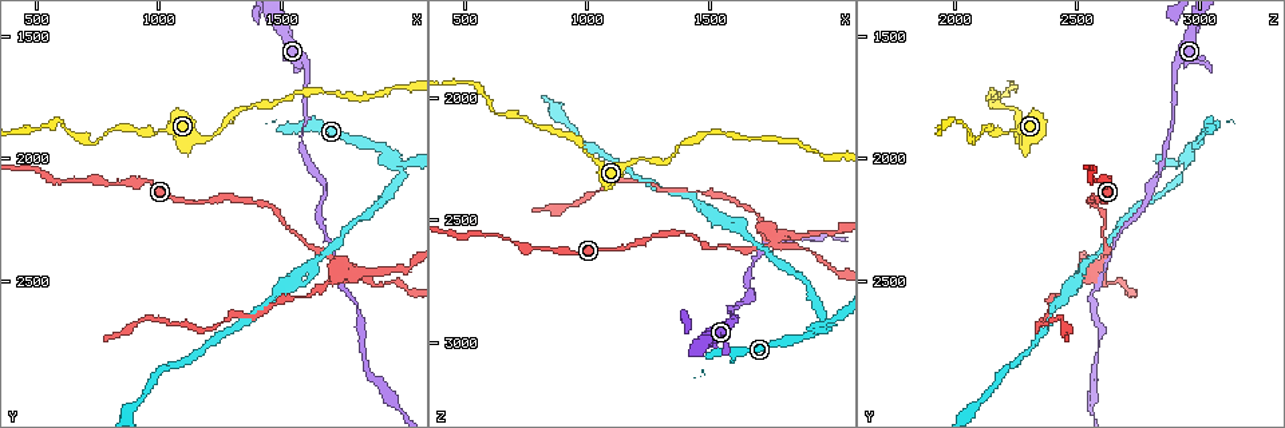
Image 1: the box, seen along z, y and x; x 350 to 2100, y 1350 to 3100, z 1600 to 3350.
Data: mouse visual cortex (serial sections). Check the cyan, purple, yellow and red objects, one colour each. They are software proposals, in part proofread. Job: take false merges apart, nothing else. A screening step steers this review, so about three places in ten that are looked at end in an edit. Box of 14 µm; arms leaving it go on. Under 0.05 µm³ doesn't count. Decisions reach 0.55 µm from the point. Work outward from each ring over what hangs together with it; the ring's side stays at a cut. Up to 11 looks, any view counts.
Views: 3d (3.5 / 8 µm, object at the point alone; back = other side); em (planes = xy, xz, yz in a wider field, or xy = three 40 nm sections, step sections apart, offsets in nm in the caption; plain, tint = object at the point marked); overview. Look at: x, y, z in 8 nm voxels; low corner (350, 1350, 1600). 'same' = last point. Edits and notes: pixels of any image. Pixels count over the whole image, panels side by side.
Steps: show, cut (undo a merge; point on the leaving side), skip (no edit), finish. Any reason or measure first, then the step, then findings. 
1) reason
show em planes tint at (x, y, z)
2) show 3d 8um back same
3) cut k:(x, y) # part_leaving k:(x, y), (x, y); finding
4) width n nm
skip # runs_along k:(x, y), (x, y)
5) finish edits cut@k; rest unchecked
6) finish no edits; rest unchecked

calibre changes
show 3d 8um at (1610, 1660, 2900)

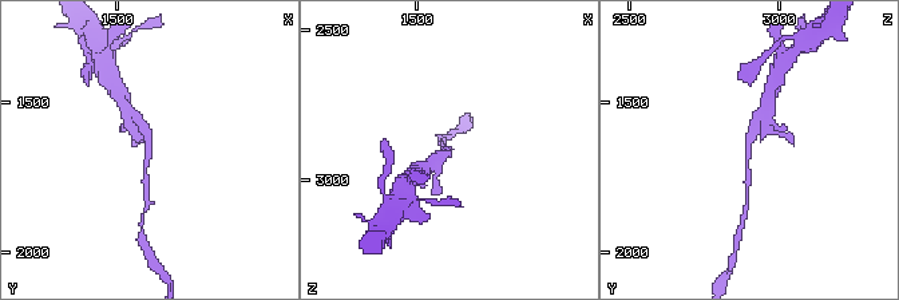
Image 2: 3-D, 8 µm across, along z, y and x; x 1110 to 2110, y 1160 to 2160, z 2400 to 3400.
closer look
show 3d 3.5um at (1600, 1670, 2910)

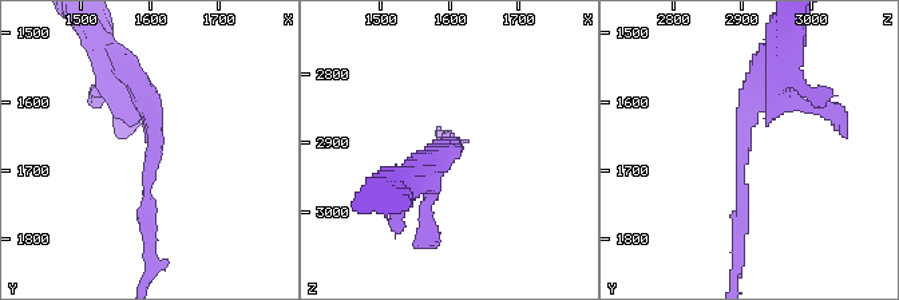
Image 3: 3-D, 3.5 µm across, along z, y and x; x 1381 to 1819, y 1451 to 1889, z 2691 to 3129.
cut 3:(146, 237) # part_leaving 3:(154, 142), (146, 188), (150, 273); two cells meet here

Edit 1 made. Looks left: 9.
redraw
show overview

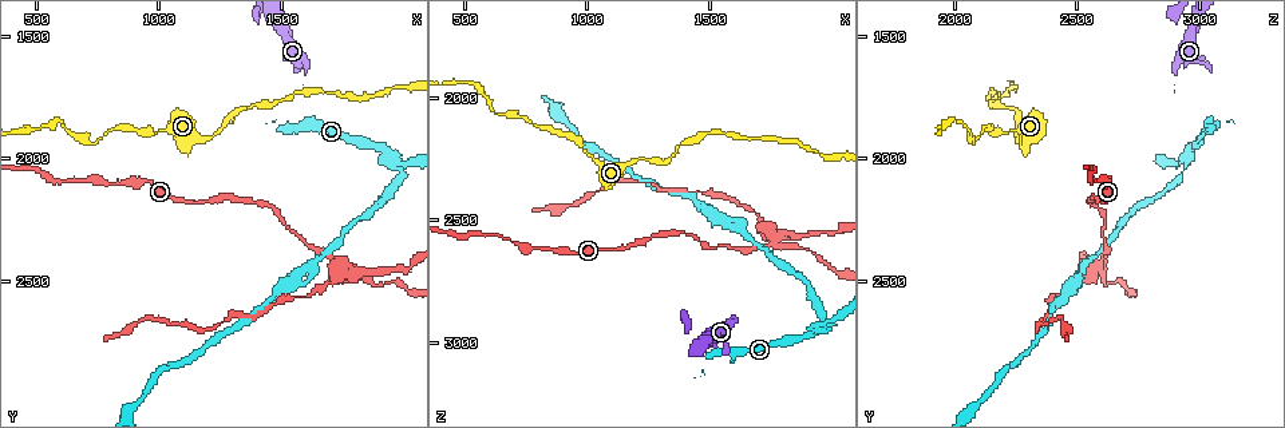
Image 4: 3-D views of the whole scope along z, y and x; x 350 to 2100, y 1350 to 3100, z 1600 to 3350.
show 3d 3.5um at (1760, 2460, 2560)

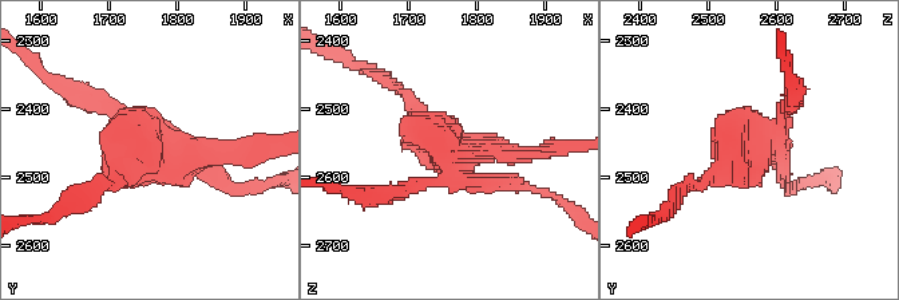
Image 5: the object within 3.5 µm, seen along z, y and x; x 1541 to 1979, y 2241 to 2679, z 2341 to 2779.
show em xy step 2 tint at (1755, 2460, 2555)

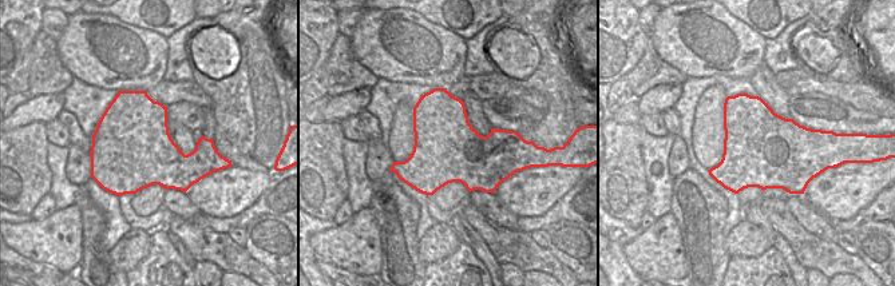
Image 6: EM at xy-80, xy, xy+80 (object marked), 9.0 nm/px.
cut it another way
show em xy step 3 tint same

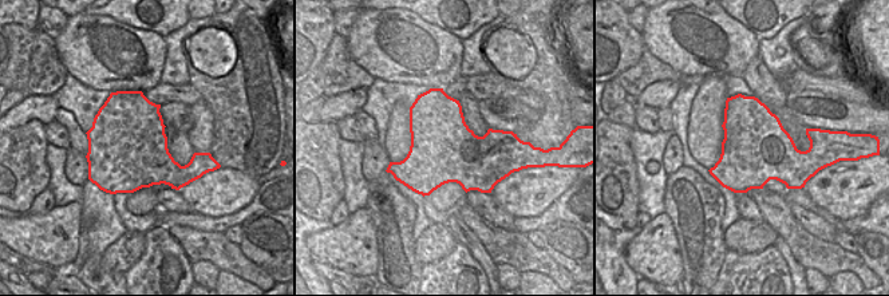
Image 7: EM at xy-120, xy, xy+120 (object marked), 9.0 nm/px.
width 600 nm
cut 5:(158, 173) # part_leaving 5:(147, 131), (90, 189); a second cell is stuck on

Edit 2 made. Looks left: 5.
redraw
show overview

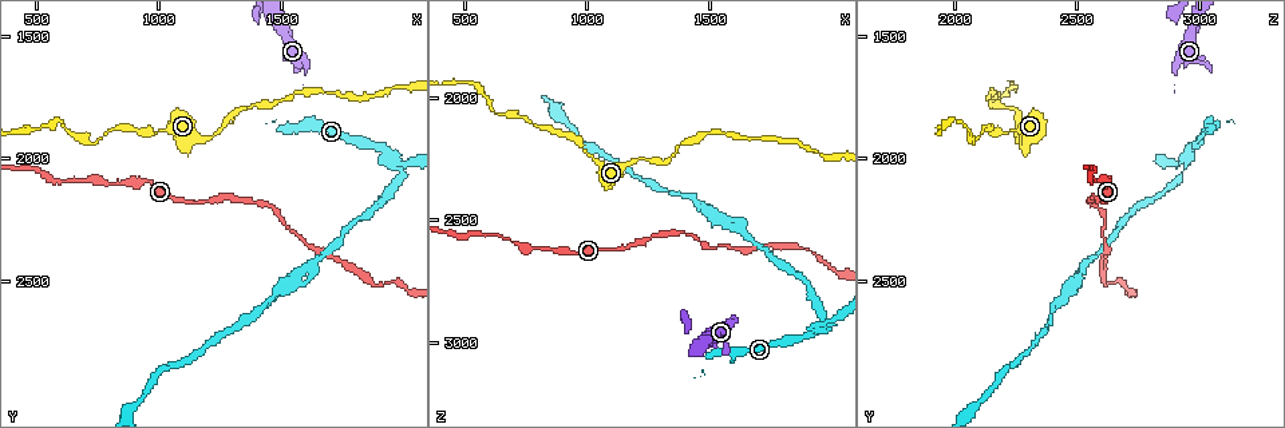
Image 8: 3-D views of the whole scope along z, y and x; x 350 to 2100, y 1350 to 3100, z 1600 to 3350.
calibre changes
show 3d 8um at (1220, 1930, 2260)

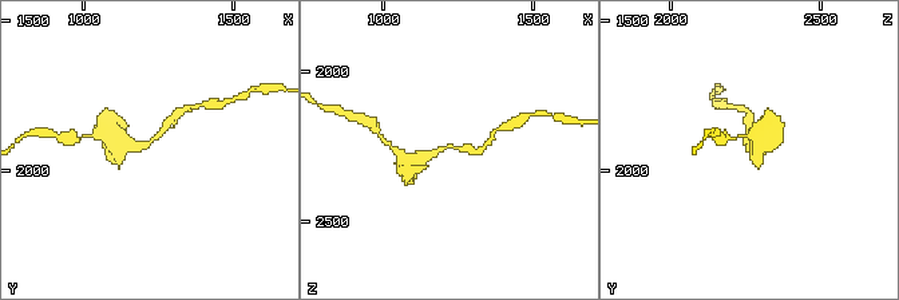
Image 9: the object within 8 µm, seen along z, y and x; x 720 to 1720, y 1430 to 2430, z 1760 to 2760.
arm_widths 150, 450 nm; now the EM
show em xy step 3 tint at (1210, 1910, 2260)

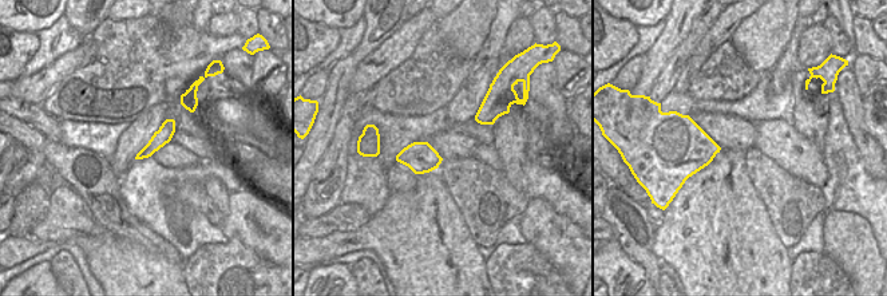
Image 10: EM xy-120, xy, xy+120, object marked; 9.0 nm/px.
skip # one cell here

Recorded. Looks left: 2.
branch point
show 3d 8um at (1960, 2010, 2960)

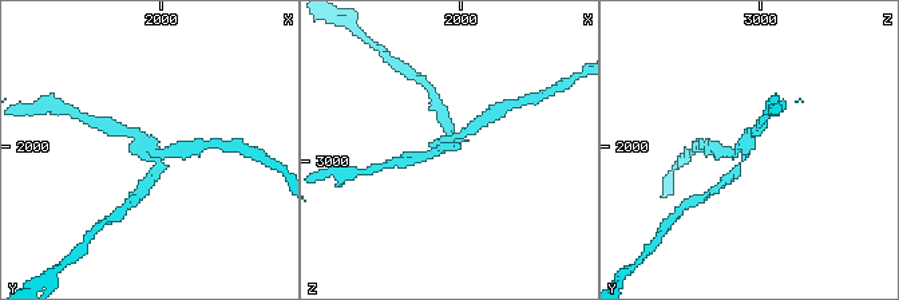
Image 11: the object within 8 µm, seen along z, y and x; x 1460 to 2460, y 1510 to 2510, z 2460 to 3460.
arms 3; arm_widths 200, 250, 250 nm
show em xy step 5 tint at (1960, 2010, 2950)

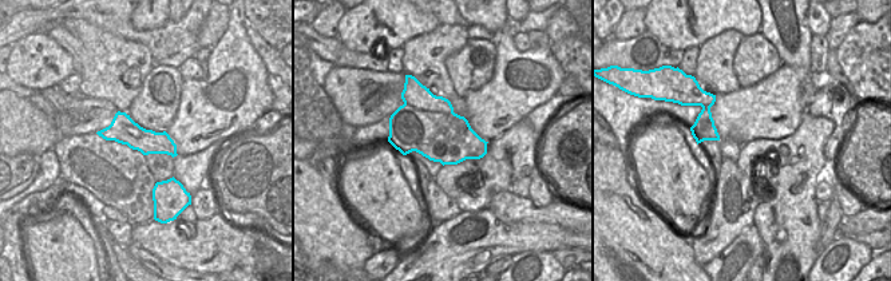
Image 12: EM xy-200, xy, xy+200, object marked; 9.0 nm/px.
cut 11:(153, 176) # part_leaving 11:(158, 158), (145, 192); a second cell is stuck on

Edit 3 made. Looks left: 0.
finish edits cut@3, cut@5, cut@11; rest unchecked

